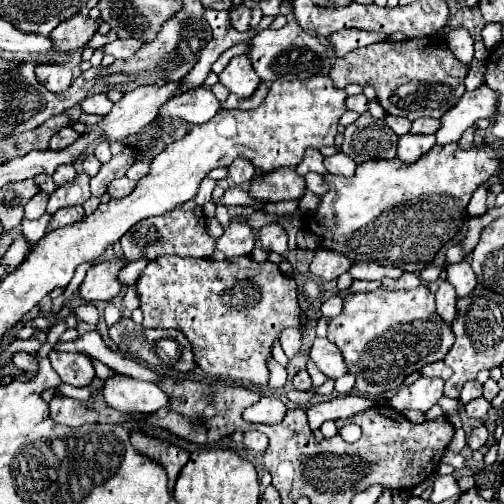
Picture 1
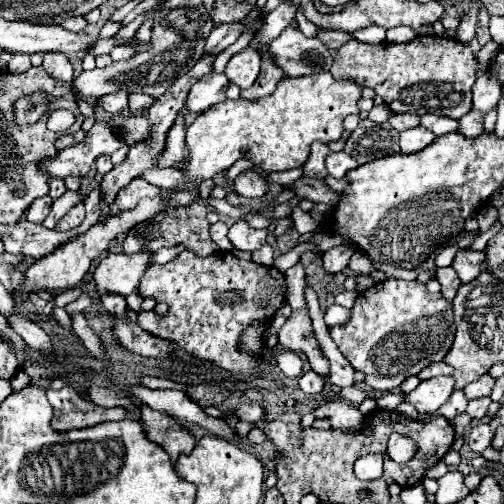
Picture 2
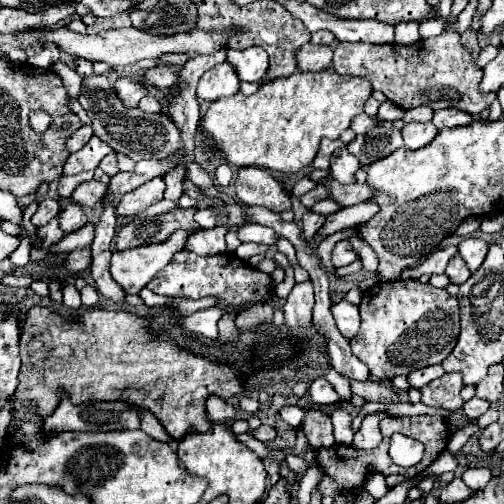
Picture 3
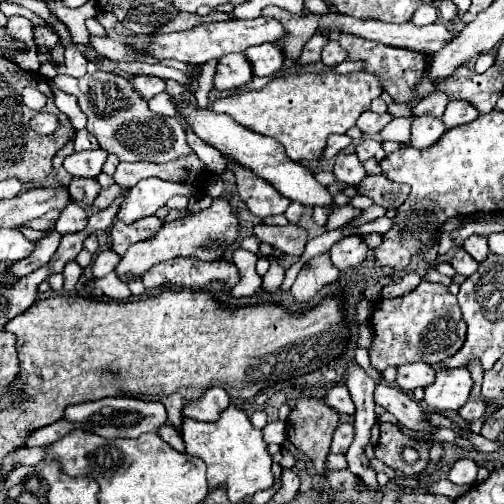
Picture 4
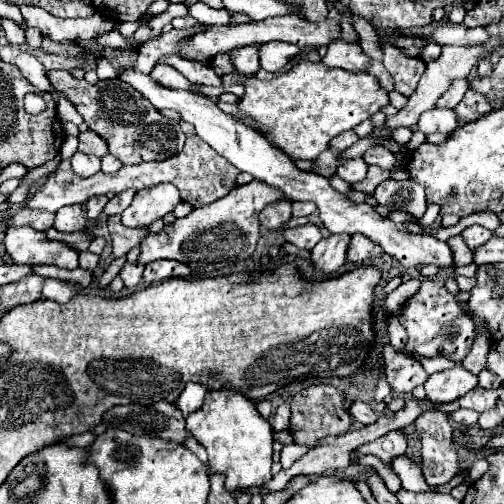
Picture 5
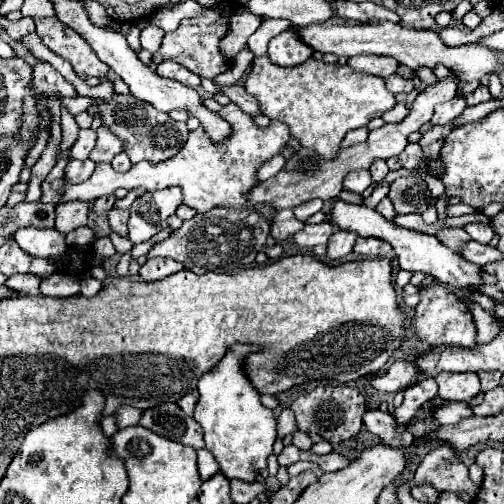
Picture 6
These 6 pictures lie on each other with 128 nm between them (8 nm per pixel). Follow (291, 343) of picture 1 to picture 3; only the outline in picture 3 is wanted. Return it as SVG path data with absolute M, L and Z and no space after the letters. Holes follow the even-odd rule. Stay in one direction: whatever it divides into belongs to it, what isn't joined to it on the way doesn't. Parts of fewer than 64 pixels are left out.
M302 282L292 288L284 304L284 320L288 328L306 328L312 320L314 306L314 286L312 282ZM332 366L326 370L324 378L328 378L328 382L330 382L332 386L336 386L338 396L340 396L344 402L350 402L350 400L352 400L352 386L350 386L350 382L344 380L344 376L336 376L336 370L334 370Z

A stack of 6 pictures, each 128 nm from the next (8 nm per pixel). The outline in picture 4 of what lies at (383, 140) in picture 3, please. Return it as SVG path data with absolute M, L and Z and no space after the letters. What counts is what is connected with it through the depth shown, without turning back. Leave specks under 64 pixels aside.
M364 138L358 146L356 146L356 156L362 160L362 162L366 162L366 160L378 160L378 162L382 162L384 158L386 158L386 152L382 150L382 144L380 142L376 142L376 140L372 140L372 138Z

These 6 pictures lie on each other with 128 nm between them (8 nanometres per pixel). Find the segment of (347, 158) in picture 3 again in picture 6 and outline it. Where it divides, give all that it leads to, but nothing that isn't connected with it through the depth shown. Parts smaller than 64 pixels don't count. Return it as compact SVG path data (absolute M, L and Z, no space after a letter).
M368 170L350 172L350 174L344 178L344 190L356 192L356 194L362 194L370 184L372 184L372 178L370 178L370 172L368 172Z

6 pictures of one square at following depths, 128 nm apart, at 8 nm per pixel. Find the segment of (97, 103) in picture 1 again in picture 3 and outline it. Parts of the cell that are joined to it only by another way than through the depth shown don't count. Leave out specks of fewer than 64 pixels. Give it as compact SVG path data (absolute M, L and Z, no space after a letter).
M118 78L116 82L116 92L120 92L120 100L128 106L138 106L138 102L148 94L148 88L136 80L130 78Z

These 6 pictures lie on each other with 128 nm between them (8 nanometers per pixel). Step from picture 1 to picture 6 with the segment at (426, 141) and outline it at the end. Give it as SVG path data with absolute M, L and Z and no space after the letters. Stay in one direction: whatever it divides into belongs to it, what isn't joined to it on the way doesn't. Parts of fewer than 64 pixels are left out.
M456 96L450 102L438 104L436 110L434 110L434 116L432 116L432 124L448 124L448 122L452 122L454 118L458 118L464 112L466 106L468 104L466 104L464 96Z

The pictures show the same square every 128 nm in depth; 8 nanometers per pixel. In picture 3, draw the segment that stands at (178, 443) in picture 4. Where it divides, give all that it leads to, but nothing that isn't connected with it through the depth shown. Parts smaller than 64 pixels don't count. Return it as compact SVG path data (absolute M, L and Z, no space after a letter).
M144 410L144 420L142 420L142 430L148 434L148 436L152 436L154 440L160 440L160 442L168 442L168 444L172 444L174 440L168 436L168 432L166 432L166 428L156 420L156 416L152 414L152 412L148 412L148 410Z

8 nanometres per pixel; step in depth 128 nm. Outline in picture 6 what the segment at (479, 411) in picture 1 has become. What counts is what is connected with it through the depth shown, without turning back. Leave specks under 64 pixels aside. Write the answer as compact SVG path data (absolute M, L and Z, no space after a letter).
M444 402L436 406L432 414L440 424L456 424L462 418L472 416L472 408L466 402Z

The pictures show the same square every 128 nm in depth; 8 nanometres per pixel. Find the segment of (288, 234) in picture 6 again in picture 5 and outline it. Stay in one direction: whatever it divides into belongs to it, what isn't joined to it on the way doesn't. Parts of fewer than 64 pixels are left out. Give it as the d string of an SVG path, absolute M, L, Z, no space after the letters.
M284 200L284 204L270 204L270 208L264 208L264 212L260 212L260 224L270 230L282 230L290 218L292 208L288 200Z

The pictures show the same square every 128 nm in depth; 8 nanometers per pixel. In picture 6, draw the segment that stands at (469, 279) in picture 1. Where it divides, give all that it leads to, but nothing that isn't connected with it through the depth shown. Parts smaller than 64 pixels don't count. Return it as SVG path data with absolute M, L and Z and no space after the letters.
M472 222L472 224L466 224L464 230L472 236L472 240L476 240L476 242L480 242L480 244L488 244L488 242L492 240L492 236L494 236L492 226L486 224L486 222Z

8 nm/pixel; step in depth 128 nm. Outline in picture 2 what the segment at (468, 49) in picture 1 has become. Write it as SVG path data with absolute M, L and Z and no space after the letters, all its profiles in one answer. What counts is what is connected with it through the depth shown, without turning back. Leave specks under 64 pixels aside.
M474 2L468 10L468 14L462 18L460 26L458 26L458 40L460 42L470 42L474 36L476 36L476 22L478 22L478 12L480 12L482 4L480 2Z

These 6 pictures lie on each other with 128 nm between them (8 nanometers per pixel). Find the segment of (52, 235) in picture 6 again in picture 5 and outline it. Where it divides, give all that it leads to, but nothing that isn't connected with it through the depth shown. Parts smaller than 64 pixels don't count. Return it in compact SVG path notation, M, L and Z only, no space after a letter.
M8 228L6 230L6 252L16 264L52 264L58 268L78 268L78 252L62 242L52 242L44 232L34 228Z

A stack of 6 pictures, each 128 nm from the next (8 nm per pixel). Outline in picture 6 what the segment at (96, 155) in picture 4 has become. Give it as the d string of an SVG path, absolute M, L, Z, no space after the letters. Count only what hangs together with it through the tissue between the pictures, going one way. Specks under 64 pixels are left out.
M70 160L66 166L66 178L72 184L86 182L94 172L94 162L92 160Z

